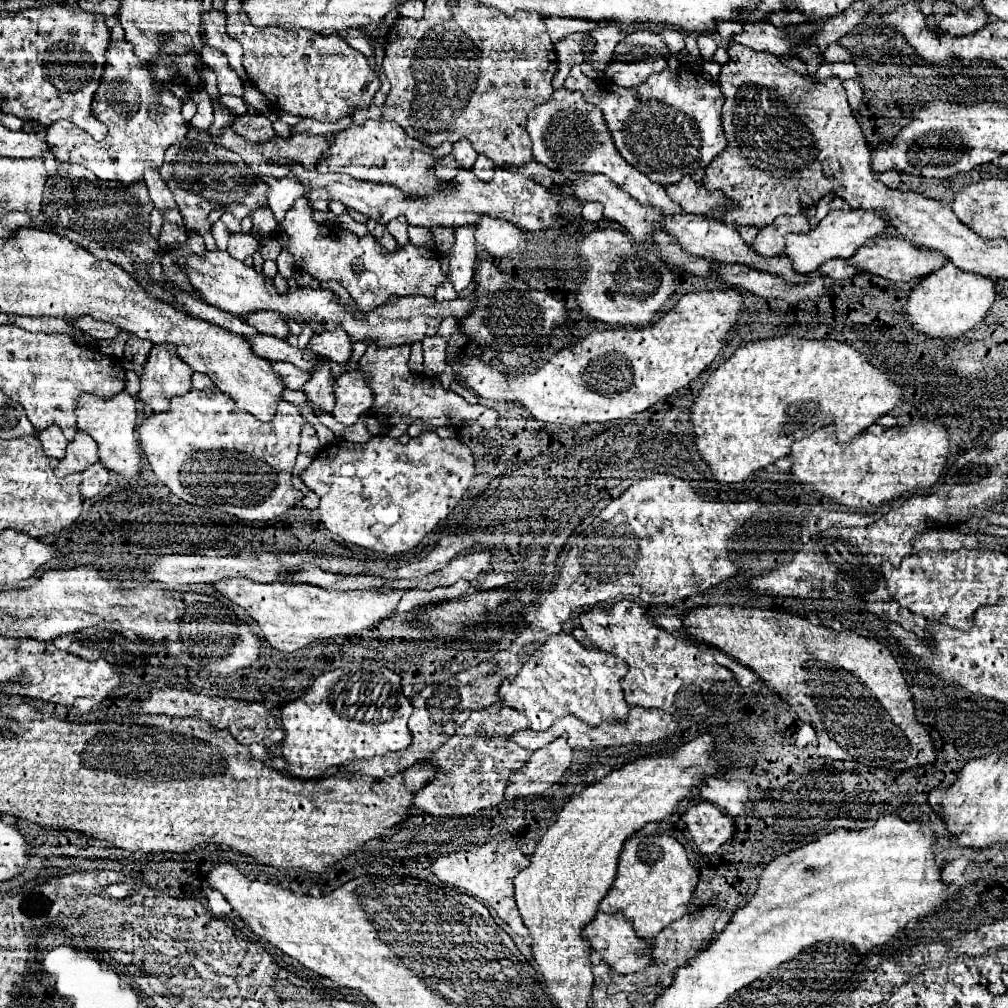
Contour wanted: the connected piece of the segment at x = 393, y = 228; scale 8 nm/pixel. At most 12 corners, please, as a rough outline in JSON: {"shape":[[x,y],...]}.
{"shape":[[404,216],[388,224],[390,234],[402,246],[408,242],[408,222]]}

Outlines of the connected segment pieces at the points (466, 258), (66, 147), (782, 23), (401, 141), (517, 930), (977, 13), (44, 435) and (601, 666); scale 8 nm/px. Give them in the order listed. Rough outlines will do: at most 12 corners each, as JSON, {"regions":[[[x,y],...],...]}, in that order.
{"regions":[[[476,224],[458,228],[448,274],[462,292],[474,278]],[[126,40],[108,46],[93,115],[44,140],[96,178],[140,182],[190,126]],[[799,11],[777,12],[767,17],[776,27],[807,22]],[[396,122],[338,132],[320,173],[432,194],[438,162]],[[490,842],[434,860],[446,884],[526,928],[514,876],[528,856],[514,842]],[[978,6],[956,10],[938,22],[950,36],[966,36],[988,24],[988,14]],[[58,426],[38,432],[46,456],[64,458],[68,440]],[[556,634],[500,698],[532,730],[626,720],[622,658]]]}

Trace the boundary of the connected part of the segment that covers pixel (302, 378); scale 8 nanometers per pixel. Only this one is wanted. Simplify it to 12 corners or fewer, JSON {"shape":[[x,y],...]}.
{"shape":[[272,362],[290,390],[302,390],[310,380],[308,372],[294,364]]}

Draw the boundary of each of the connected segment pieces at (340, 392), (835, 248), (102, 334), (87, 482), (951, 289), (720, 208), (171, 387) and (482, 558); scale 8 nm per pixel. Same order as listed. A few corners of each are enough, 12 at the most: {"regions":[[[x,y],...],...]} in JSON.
{"regions":[[[352,370],[336,378],[332,416],[354,424],[372,406],[366,376]],[[834,210],[782,254],[812,274],[850,258],[888,222],[874,212]],[[90,316],[74,320],[78,328],[98,340],[112,340],[118,326]],[[100,462],[84,470],[82,496],[98,496],[110,482]],[[952,262],[920,280],[906,320],[960,338],[994,302],[994,282]],[[690,175],[668,188],[682,212],[722,218],[726,198]],[[170,344],[152,348],[140,400],[164,412],[192,390],[192,368]],[[492,550],[460,554],[440,572],[412,580],[412,588],[474,580],[490,566]]]}

